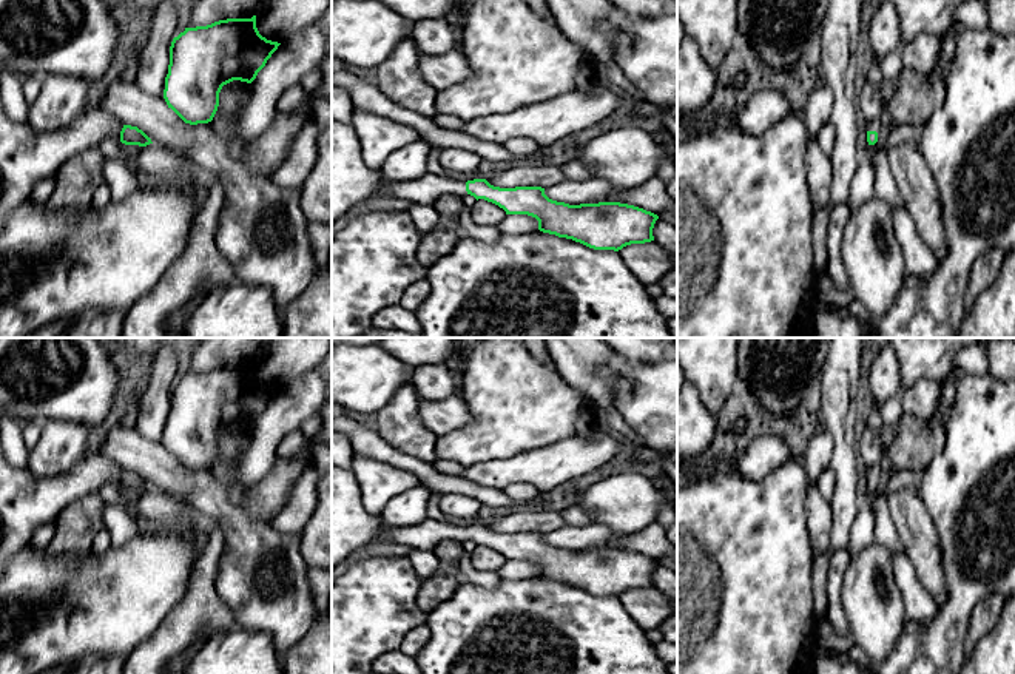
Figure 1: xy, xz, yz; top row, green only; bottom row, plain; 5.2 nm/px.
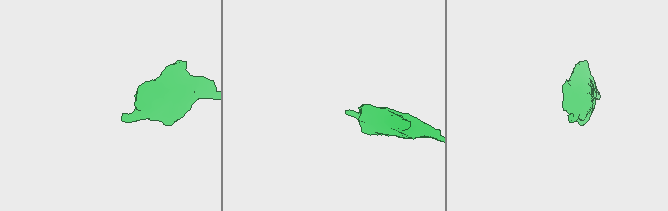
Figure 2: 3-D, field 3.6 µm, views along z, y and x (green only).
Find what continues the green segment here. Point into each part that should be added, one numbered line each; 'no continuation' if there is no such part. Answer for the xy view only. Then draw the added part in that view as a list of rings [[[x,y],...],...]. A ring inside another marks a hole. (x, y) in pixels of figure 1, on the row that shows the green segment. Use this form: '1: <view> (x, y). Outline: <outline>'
1: xy (26, 156). Outline: [[[0,94],[0,233],[37,182],[54,177],[68,159],[103,139],[119,140],[122,128],[119,119],[88,102],[74,123],[40,133],[29,122],[14,122],[6,114]]]

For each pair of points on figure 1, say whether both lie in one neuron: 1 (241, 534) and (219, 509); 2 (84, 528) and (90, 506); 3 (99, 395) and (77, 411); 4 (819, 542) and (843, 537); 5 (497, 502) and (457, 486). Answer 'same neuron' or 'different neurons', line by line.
1: same neuron
2: same neuron
3: same neuron
4: different neurons
5: same neuron

